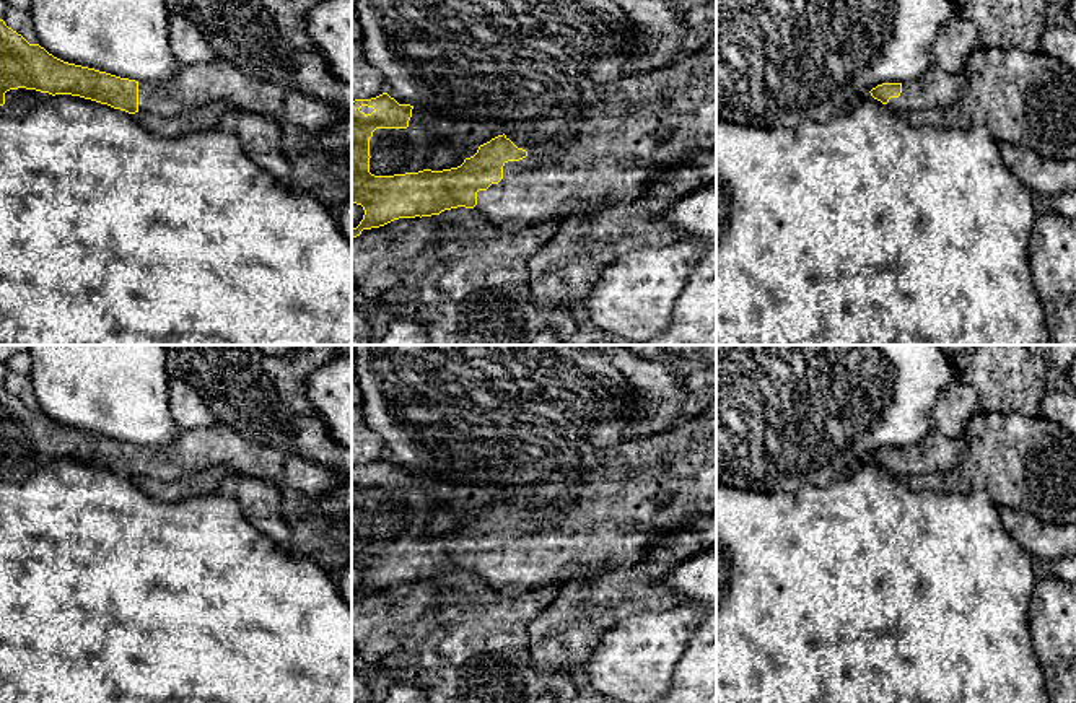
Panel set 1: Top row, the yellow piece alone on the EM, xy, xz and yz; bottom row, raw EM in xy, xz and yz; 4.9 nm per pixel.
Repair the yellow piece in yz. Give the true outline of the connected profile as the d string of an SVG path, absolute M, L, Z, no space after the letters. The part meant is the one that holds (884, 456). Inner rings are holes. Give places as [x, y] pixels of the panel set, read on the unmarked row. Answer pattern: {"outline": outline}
{"outline": "M936 426L916 444L908 448L882 448L869 457L874 464L899 478L933 475L956 469L967 452L967 441L949 438Z"}

